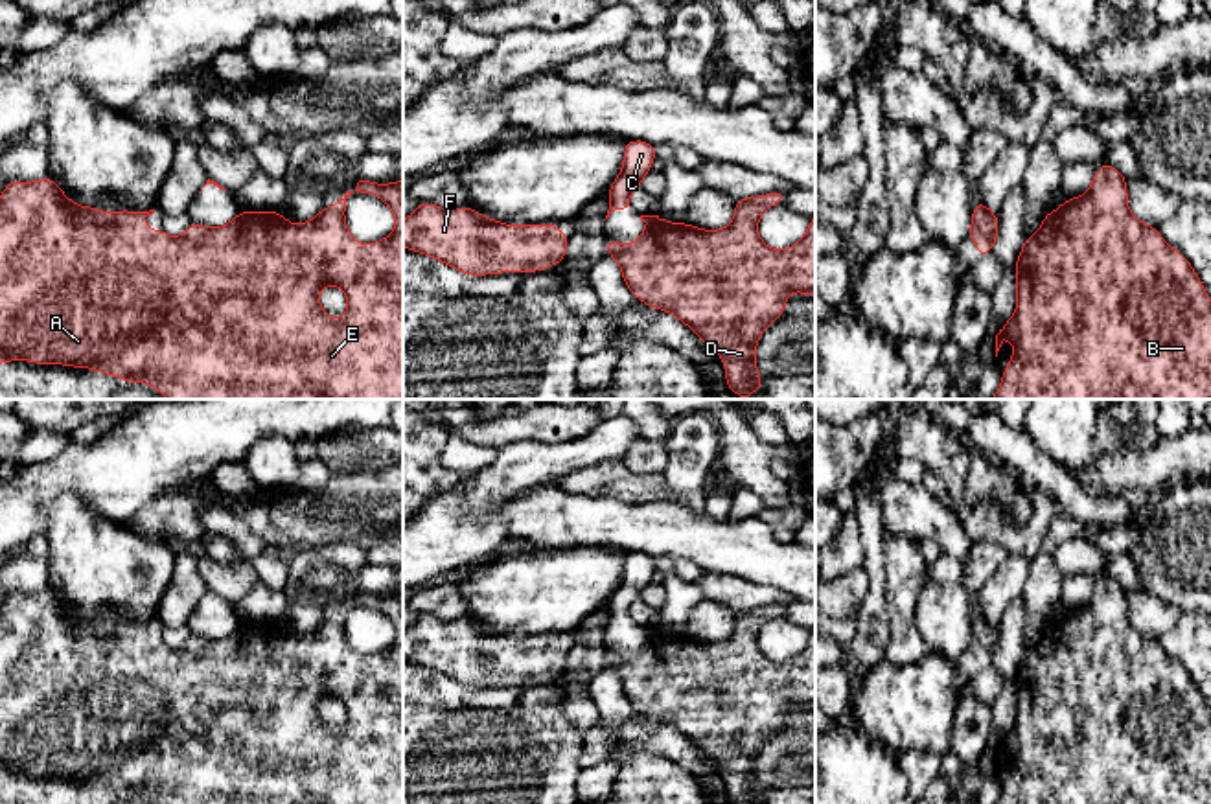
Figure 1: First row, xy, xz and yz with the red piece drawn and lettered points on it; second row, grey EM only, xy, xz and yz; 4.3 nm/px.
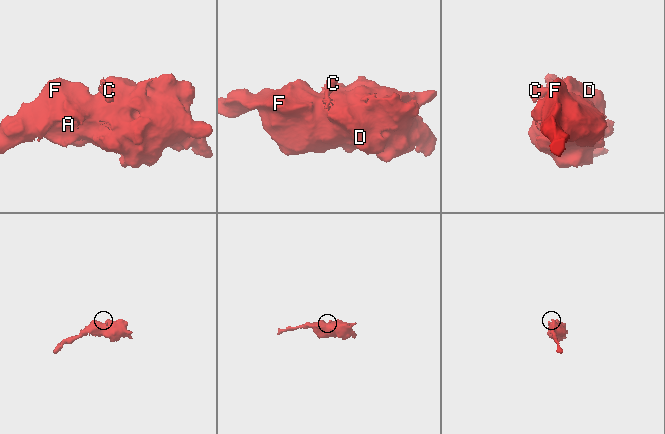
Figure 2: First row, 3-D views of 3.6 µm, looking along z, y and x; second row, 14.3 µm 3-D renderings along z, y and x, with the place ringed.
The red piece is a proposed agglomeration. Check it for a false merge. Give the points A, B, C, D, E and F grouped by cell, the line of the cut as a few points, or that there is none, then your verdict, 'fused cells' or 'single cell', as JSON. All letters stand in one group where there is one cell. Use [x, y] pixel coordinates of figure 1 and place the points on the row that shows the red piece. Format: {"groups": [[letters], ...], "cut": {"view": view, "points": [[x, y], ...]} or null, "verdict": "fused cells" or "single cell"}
{"groups": [["A", "B", "D", "E", "F"], ["C"]], "cut": {"view": "xz", "points": [[648, 216], [646, 229]]}, "verdict": "fused cells"}

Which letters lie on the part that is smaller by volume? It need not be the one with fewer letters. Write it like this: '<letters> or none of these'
C

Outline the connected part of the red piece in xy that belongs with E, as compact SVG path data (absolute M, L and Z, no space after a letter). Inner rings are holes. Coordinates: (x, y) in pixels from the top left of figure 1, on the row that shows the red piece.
M50 175L35 182L7 180L0 195L0 364L29 361L90 368L125 383L147 383L167 399L403 399L403 180L390 184L359 180L353 191L346 191L331 206L322 206L315 219L302 224L289 223L280 210L263 213L239 210L228 224L215 228L191 221L175 239L162 228L153 230L144 224L155 210L105 213L96 206L77 206ZM353 191L375 195L394 212L396 228L388 237L359 245L350 234L344 212L346 199ZM324 285L344 291L348 309L342 318L331 318L322 311L320 289Z

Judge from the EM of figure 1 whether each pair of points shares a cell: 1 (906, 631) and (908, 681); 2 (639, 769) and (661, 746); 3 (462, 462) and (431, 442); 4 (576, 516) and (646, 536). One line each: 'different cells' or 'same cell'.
1: different cells
2: different cells
3: different cells
4: same cell

